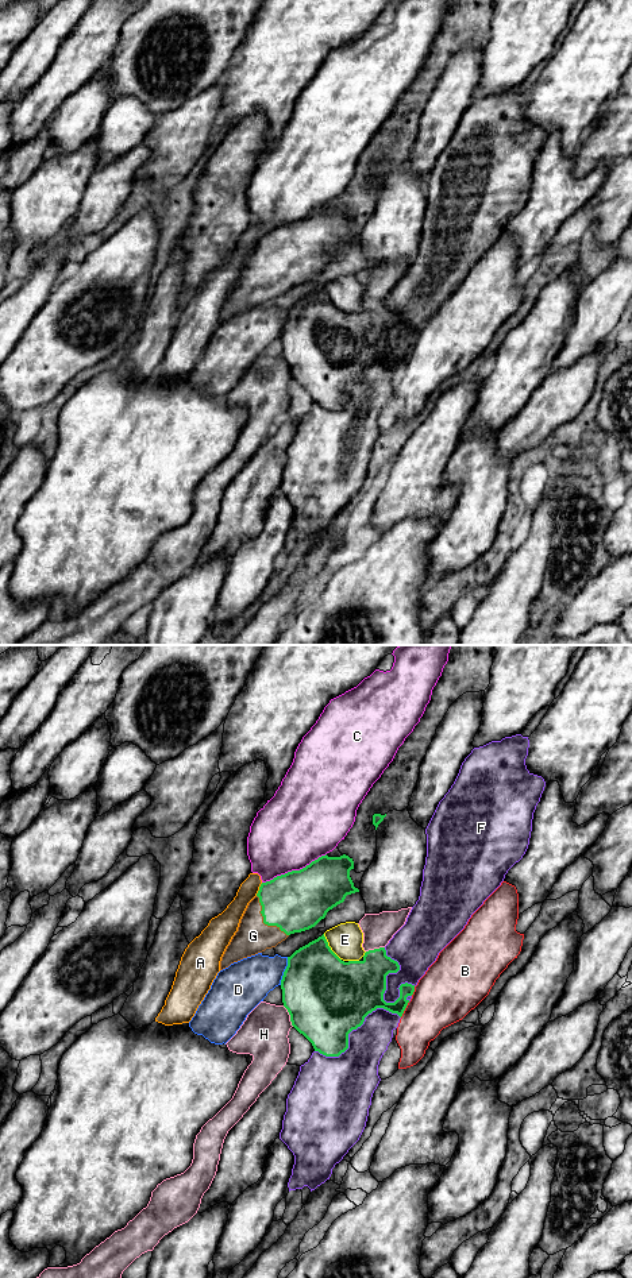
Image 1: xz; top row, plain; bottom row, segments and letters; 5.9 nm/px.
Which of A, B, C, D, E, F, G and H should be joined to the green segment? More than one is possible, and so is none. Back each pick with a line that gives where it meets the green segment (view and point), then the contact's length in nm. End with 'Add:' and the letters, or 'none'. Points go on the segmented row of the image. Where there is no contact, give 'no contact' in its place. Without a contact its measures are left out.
G: xz (264, 921) | 320 nm
Add: G

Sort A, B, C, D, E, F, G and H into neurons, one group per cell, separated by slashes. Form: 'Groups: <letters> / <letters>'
Groups: A / B / C / D / E / F H / G

